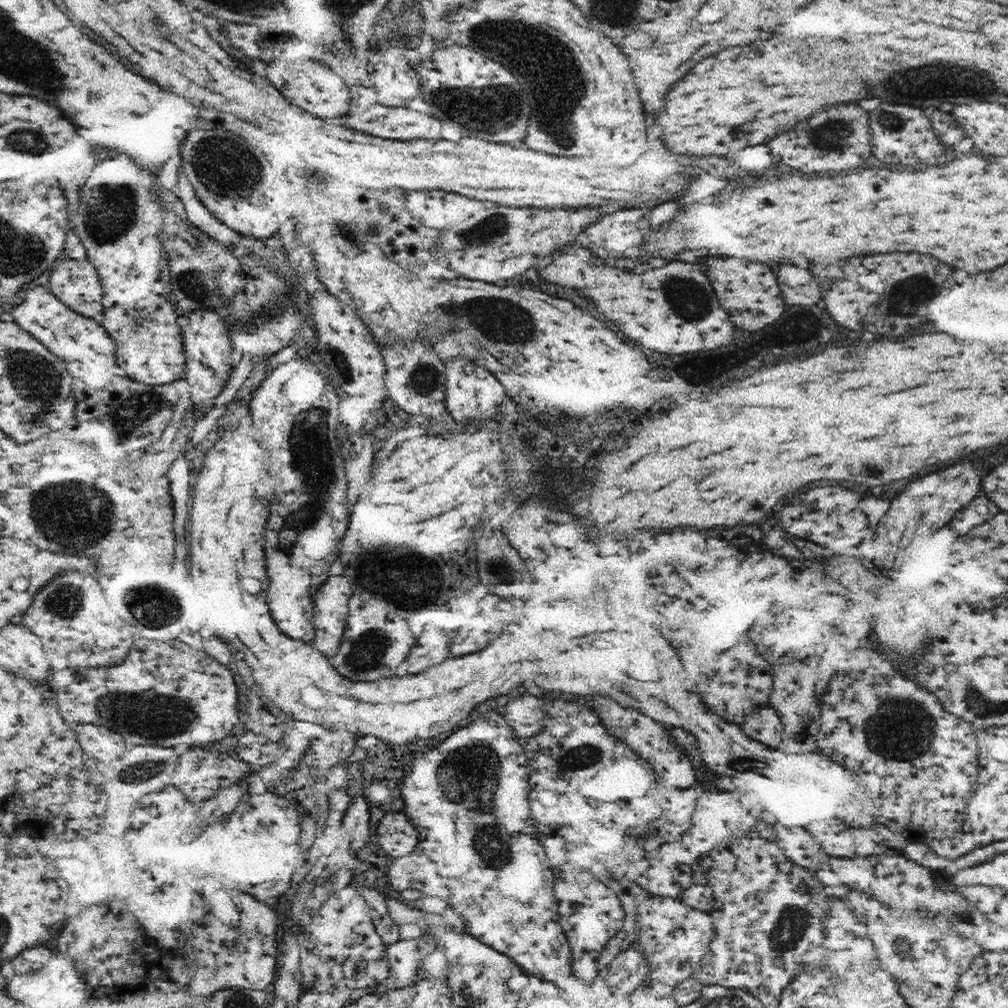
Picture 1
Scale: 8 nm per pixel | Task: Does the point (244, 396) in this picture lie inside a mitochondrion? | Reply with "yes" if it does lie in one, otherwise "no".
no

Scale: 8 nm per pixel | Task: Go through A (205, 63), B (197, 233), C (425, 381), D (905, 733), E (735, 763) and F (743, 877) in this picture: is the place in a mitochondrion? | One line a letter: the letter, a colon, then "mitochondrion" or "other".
A: other
B: other
C: mitochondrion
D: mitochondrion
E: mitochondrion
F: other

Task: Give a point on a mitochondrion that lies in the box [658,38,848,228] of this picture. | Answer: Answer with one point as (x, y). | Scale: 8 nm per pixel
(739, 131)

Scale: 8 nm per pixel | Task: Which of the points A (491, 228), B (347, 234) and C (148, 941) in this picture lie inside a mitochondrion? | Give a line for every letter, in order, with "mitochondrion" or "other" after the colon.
A: mitochondrion
B: mitochondrion
C: other

